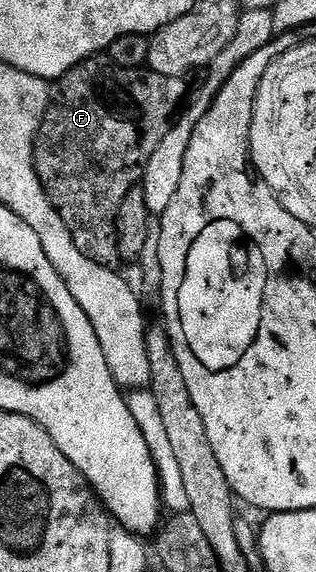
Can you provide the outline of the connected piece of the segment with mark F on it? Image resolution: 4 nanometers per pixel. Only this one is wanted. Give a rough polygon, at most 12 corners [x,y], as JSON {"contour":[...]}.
{"contour":[[104,56],[51,83],[32,147],[78,252],[116,227],[190,90]]}

